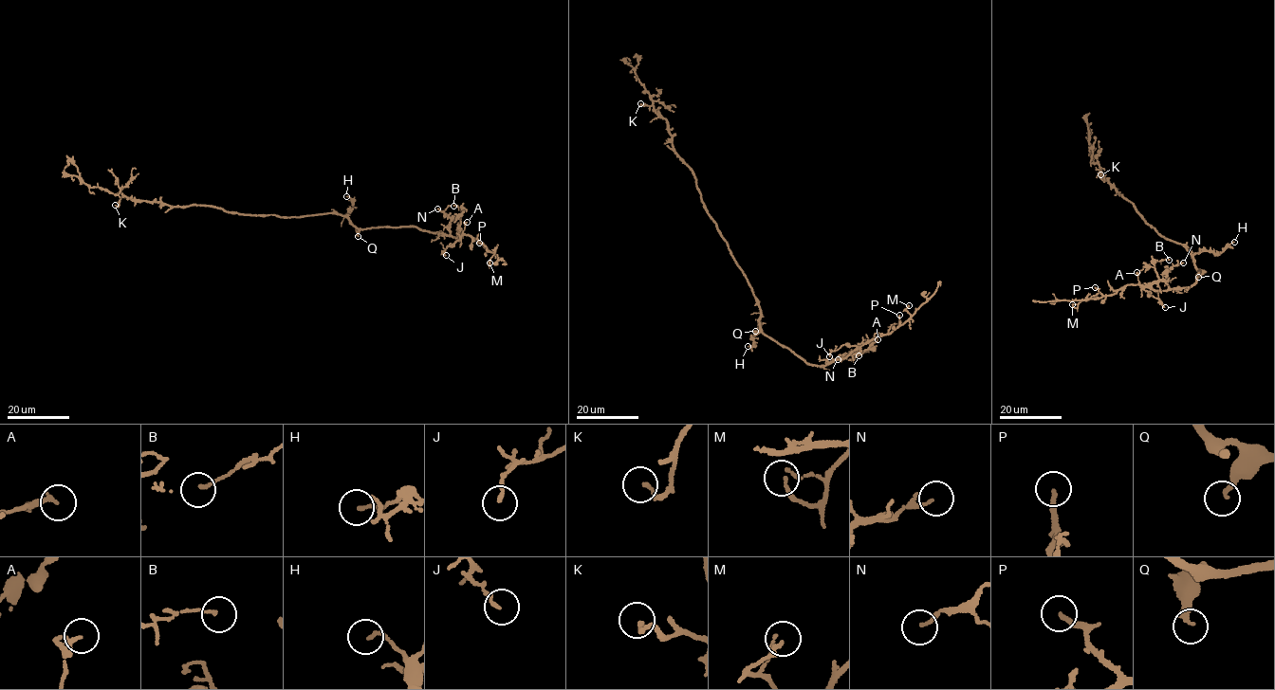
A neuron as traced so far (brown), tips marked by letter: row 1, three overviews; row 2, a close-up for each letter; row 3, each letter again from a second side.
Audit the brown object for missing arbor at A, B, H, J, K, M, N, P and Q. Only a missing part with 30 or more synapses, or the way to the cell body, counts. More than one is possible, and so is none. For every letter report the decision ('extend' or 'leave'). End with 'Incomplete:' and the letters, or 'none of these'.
A: leave
B: leave
H: leave
J: leave
K: leave
M: leave
N: leave
P: leave
Q: leave
Incomplete: none of these

